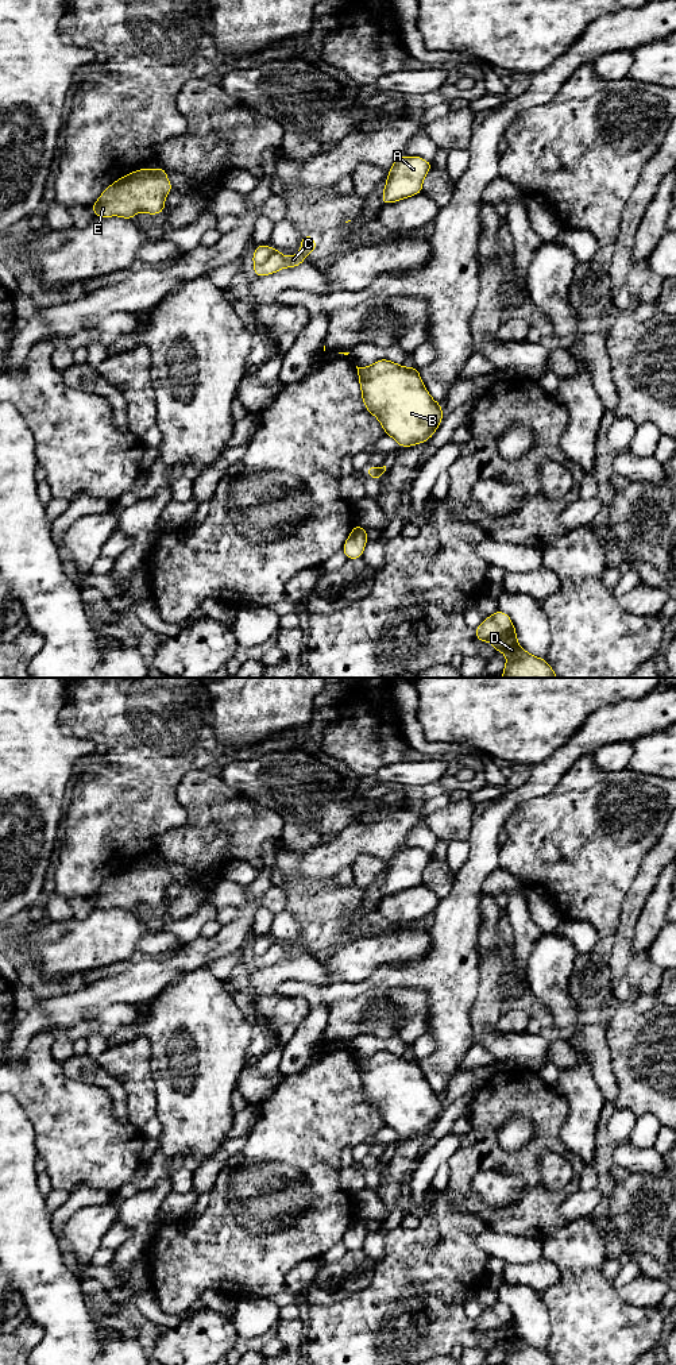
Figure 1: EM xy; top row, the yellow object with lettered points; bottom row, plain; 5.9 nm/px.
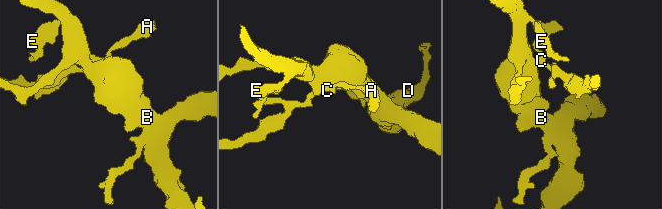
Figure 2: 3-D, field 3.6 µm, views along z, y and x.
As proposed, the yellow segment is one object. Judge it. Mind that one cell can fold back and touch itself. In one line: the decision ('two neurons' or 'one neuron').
two neurons

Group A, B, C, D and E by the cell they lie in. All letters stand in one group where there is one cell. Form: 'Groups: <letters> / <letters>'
Groups: A C / B D E

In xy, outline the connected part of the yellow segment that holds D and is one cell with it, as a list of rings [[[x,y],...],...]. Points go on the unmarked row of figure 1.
[[[502,1302],[488,1307],[475,1320],[475,1329],[479,1333],[490,1333],[495,1343],[506,1345],[506,1358],[501,1365],[555,1365],[545,1350],[519,1338],[513,1312]]]

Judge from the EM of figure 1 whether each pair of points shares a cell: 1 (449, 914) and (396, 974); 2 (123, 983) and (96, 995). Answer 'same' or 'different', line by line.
1: same
2: same

